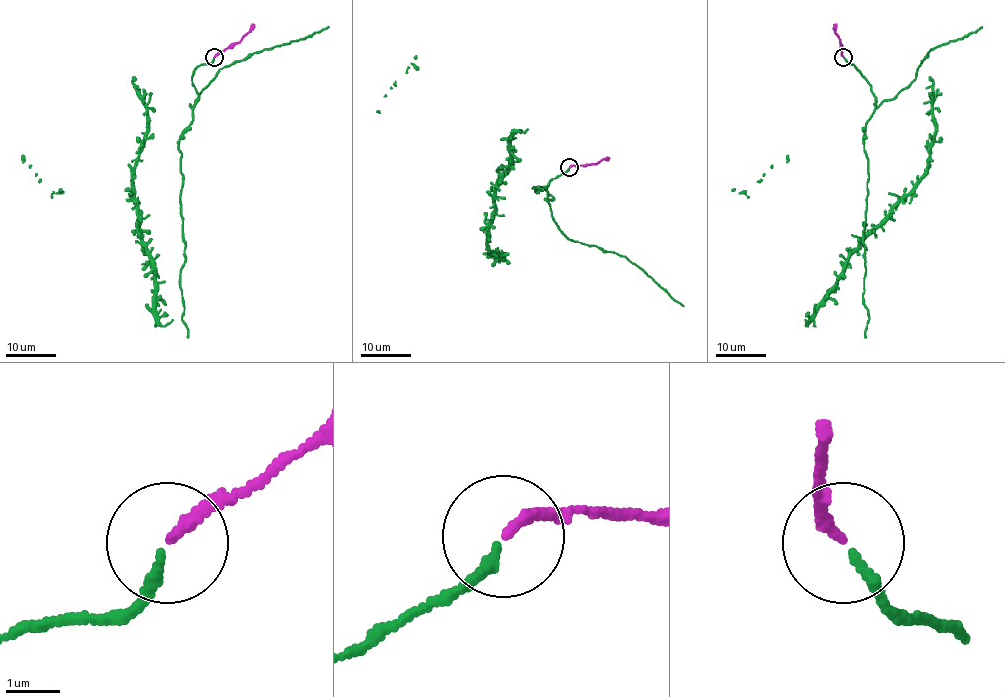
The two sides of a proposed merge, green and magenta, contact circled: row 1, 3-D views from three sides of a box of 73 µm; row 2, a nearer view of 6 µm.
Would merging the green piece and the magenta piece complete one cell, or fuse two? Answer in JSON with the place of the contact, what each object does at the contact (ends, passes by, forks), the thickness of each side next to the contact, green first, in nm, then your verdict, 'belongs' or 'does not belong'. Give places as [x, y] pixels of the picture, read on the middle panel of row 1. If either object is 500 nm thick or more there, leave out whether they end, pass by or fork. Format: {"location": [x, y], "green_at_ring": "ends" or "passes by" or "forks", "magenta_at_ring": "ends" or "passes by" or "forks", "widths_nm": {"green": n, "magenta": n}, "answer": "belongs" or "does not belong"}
{"location": [569, 167], "green_at_ring": "ends", "magenta_at_ring": "ends", "widths_nm": {"green": 200, "magenta": 200}, "answer": "belongs"}

